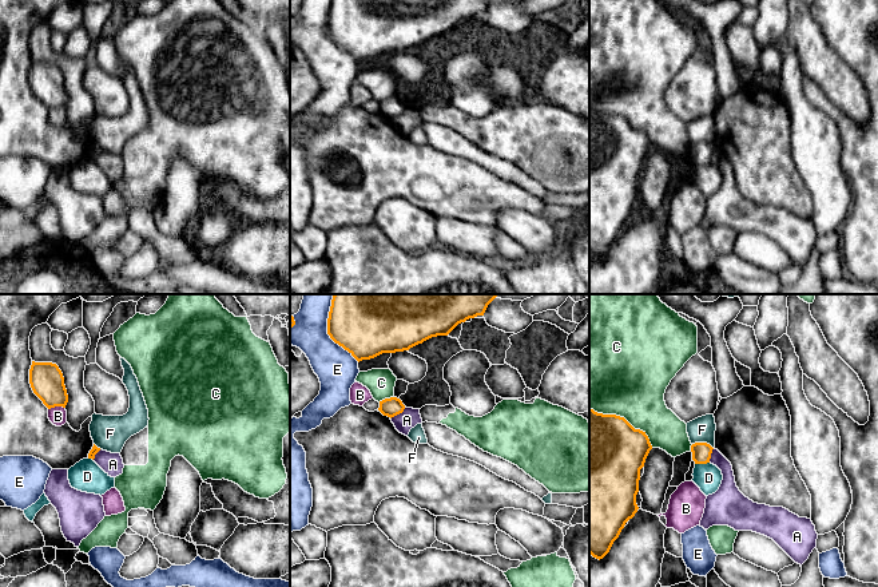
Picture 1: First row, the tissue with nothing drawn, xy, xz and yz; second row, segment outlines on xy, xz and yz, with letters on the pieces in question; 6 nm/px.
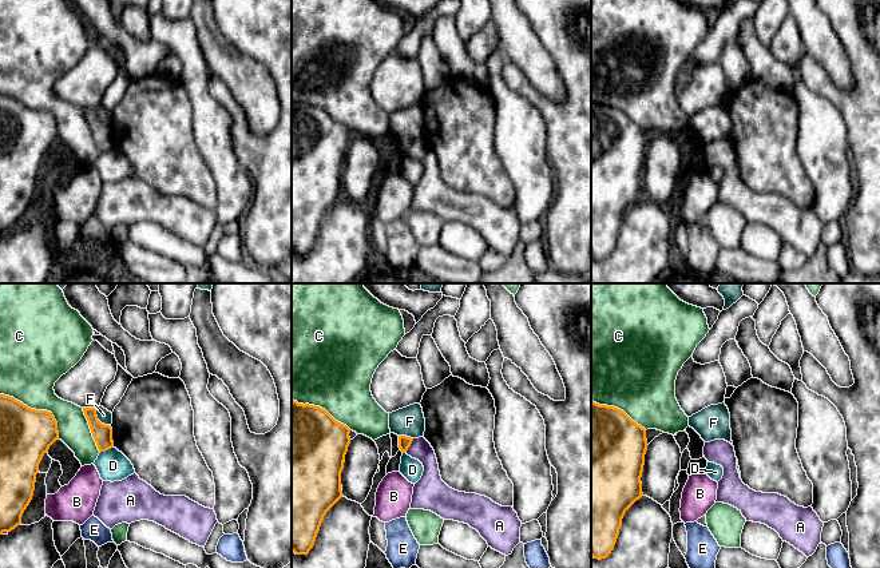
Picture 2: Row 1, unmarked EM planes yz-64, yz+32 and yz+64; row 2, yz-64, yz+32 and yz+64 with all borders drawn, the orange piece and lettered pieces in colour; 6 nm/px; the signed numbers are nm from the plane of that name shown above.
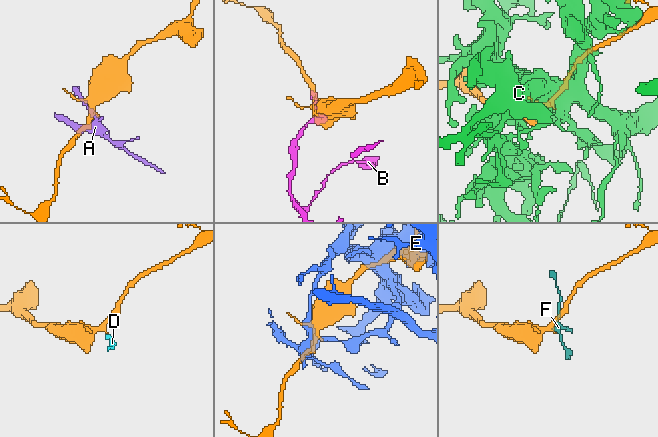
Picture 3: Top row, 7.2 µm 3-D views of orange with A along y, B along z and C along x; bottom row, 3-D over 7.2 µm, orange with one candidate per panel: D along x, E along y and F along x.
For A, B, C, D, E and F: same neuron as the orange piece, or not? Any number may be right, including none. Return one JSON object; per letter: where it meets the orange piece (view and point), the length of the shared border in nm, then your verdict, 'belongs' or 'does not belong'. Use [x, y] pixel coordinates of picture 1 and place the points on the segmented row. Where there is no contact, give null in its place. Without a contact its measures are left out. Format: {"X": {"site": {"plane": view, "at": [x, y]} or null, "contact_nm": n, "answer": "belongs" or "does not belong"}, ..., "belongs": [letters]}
{"A": {"site": {"plane": "xz", "at": [398, 413]}, "contact_nm": 120, "answer": "does not belong"}, "B": {"site": {"plane": "xy", "at": [56, 405]}, "contact_nm": 110, "answer": "does not belong"}, "C": {"site": {"plane": "yz", "at": [623, 417]}, "contact_nm": 460, "answer": "does not belong"}, "D": {"site": {"plane": "yz", "at": [702, 463]}, "contact_nm": 90, "answer": "does not belong"}, "E": {"site": {"plane": "xz", "at": [328, 330]}, "contact_nm": 440, "answer": "does not belong"}, "F": {"site": {"plane": "yz", "at": [703, 443]}, "contact_nm": 130, "answer": "does not belong"}, "belongs": []}

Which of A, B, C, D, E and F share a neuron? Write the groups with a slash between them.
A / B / C / D / E / F

